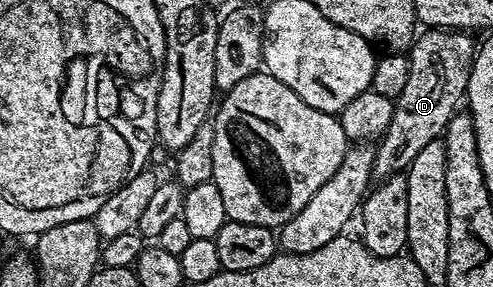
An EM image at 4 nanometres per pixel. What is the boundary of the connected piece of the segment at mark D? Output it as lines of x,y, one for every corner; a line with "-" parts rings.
427,27
412,41
406,54
409,80
405,82
401,95
394,100
393,119
387,132
375,145
372,178
400,176
428,143
442,138
449,119
453,119
467,95
469,75
477,52
477,41
471,37
474,36
462,29

